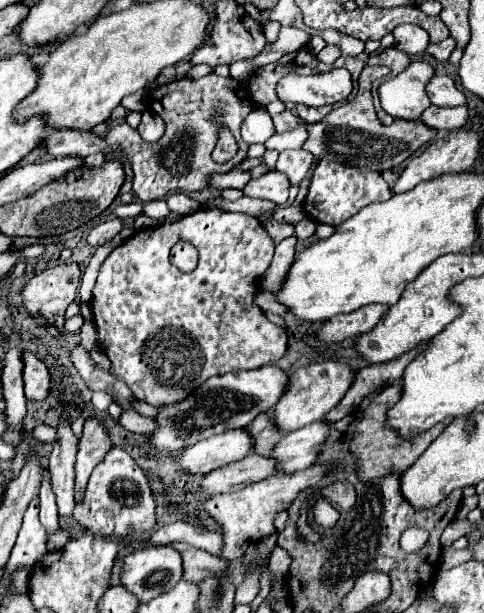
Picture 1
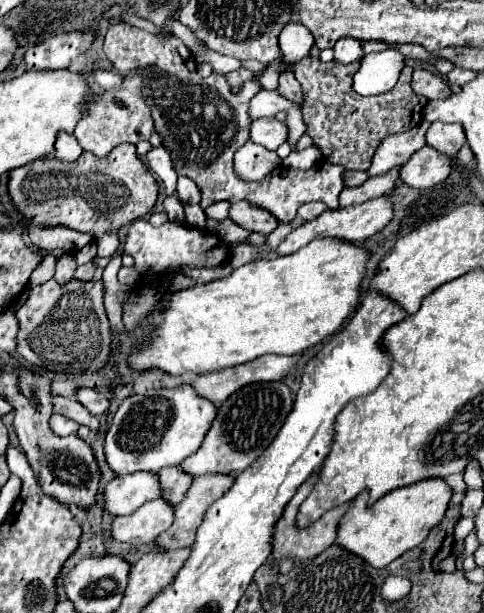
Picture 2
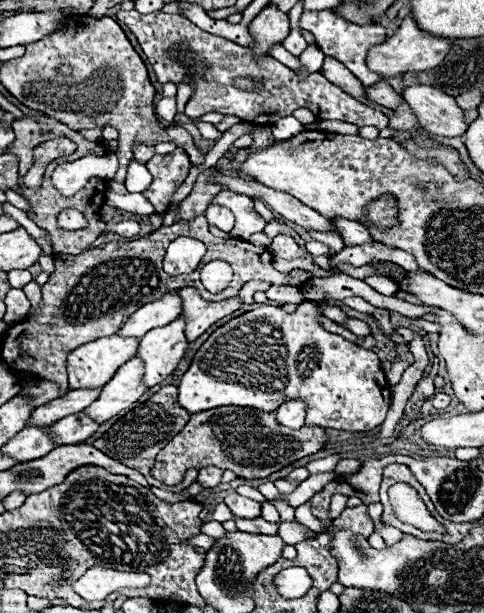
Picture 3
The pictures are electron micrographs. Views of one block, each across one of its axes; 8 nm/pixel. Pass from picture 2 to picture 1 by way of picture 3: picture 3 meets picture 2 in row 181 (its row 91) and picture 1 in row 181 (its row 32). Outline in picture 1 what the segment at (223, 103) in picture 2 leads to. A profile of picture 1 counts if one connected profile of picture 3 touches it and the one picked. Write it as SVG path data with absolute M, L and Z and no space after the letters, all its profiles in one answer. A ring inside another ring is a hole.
M216 74L204 76L200 80L192 78L182 78L172 84L166 84L158 88L156 92L148 92L148 110L156 112L162 116L166 124L166 132L160 138L160 142L148 144L142 140L142 136L130 128L128 124L118 124L110 130L108 138L100 138L88 132L80 130L52 130L44 132L40 136L40 142L46 146L48 156L52 158L64 158L64 156L88 156L96 152L114 152L116 154L116 144L126 150L126 156L132 162L134 170L134 184L132 190L142 202L166 198L170 192L198 192L202 188L208 188L208 178L210 174L226 174L234 170L230 164L216 164L212 160L212 150L218 140L220 128L228 128L236 142L240 144L240 152L234 158L238 164L248 158L248 146L240 138L240 124L242 120L250 114L252 110L252 100L248 98L248 90L232 80L232 78L222 78Z

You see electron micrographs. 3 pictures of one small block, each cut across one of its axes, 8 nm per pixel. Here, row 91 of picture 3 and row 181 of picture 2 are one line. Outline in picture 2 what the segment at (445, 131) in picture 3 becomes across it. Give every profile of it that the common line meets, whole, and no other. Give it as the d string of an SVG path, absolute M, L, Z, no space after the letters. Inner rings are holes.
M424 146L400 168L400 178L414 188L430 188L442 182L452 170L452 162L432 146Z

